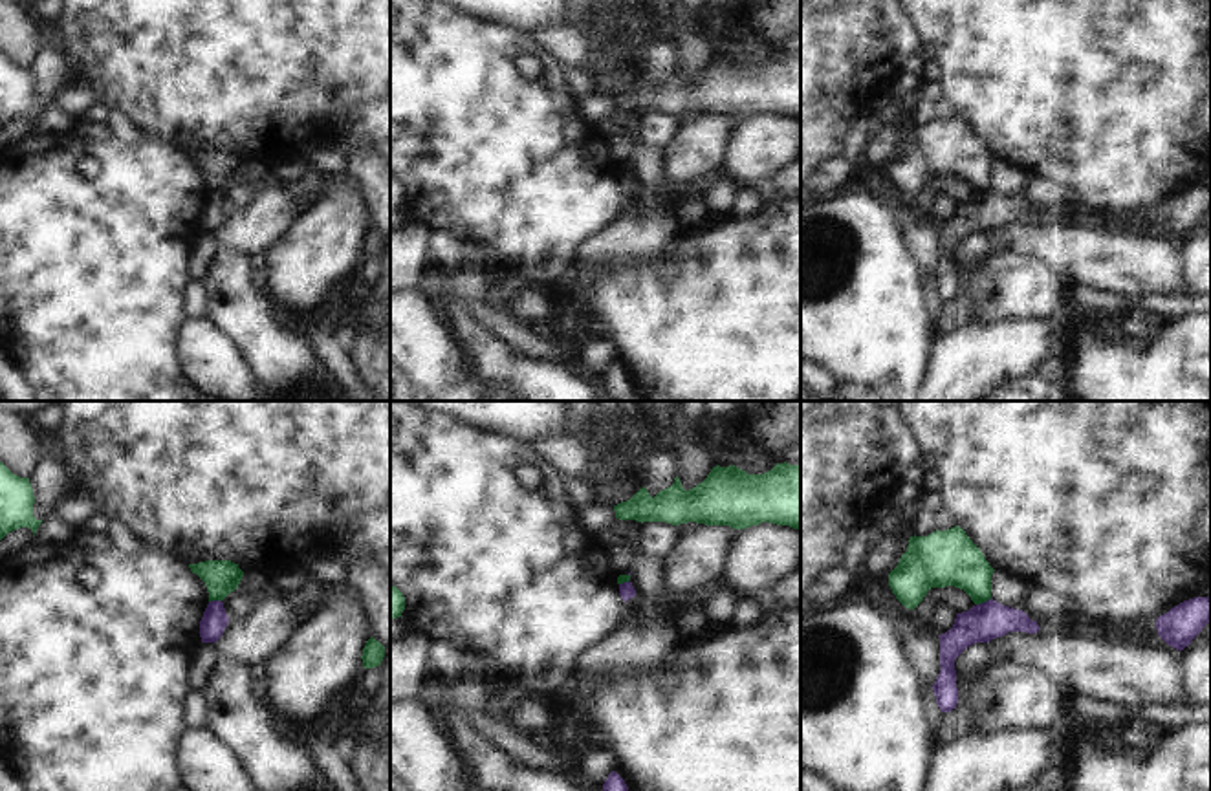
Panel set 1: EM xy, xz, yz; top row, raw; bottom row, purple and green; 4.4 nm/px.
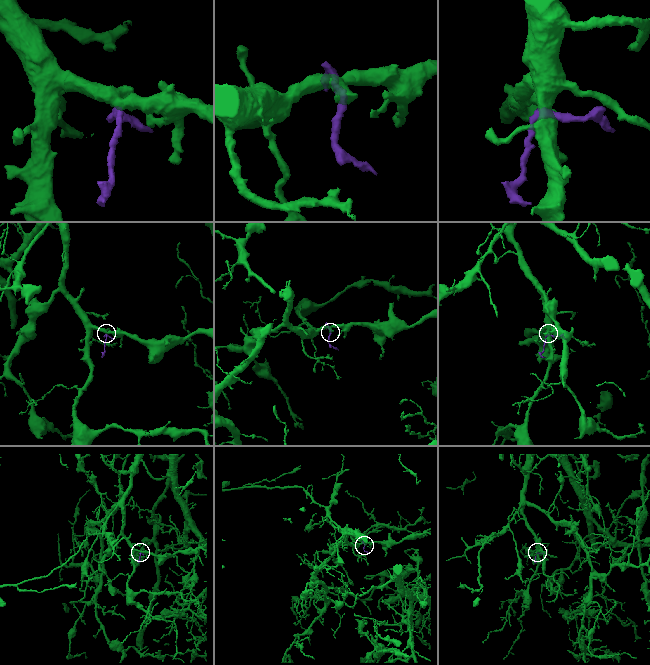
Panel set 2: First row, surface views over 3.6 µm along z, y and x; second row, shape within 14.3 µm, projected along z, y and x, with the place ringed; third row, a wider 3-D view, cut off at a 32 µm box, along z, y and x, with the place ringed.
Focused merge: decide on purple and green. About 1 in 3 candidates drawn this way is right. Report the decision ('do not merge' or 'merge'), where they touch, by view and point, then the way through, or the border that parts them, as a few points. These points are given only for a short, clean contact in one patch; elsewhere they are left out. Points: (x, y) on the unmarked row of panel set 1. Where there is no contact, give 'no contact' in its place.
do not merge; contact yz (982, 193); border yz (990, 187), (977, 195)

